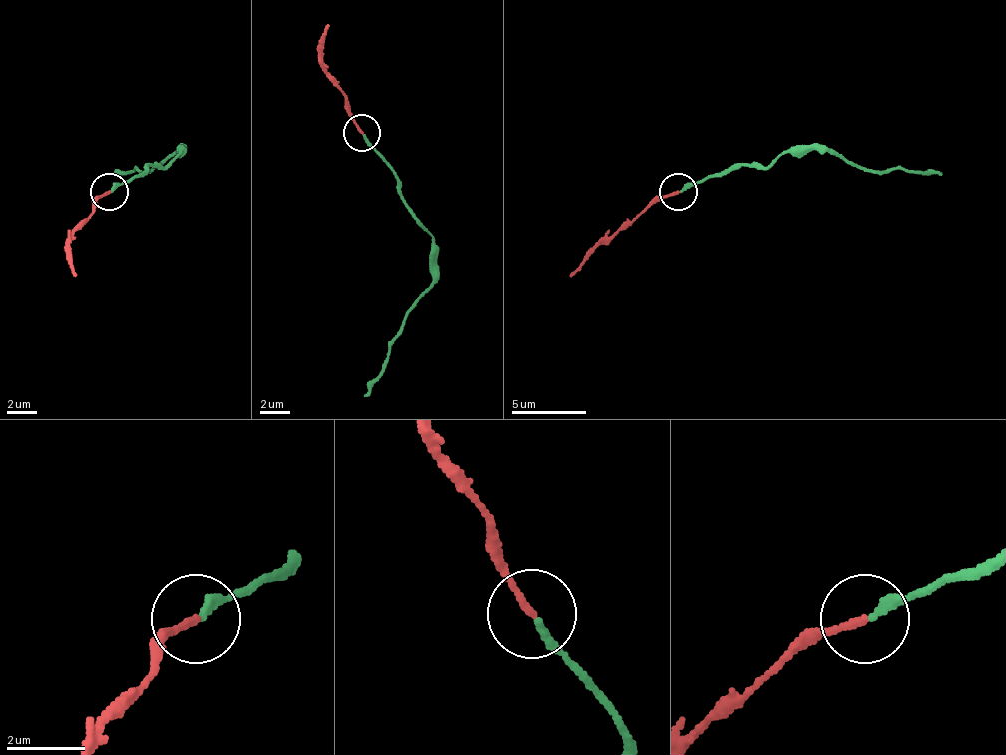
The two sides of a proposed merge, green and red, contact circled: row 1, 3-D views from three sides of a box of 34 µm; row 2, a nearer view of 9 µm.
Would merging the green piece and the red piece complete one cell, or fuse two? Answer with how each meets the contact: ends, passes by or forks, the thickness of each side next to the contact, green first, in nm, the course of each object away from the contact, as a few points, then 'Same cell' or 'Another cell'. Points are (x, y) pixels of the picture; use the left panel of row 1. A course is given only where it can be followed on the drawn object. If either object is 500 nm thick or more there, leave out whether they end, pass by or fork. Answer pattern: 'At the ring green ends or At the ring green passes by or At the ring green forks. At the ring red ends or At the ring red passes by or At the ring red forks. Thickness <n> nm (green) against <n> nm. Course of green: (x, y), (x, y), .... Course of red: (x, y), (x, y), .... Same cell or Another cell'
At the ring green ends. At the ring red ends. Thickness 200 nm (green) against 180 nm. Course of green: (112, 191), (146, 168), (161, 168), (179, 149), (164, 164), (149, 172), (112, 176). Course of red: (108, 191), (71, 236), (74, 277). Same cell

